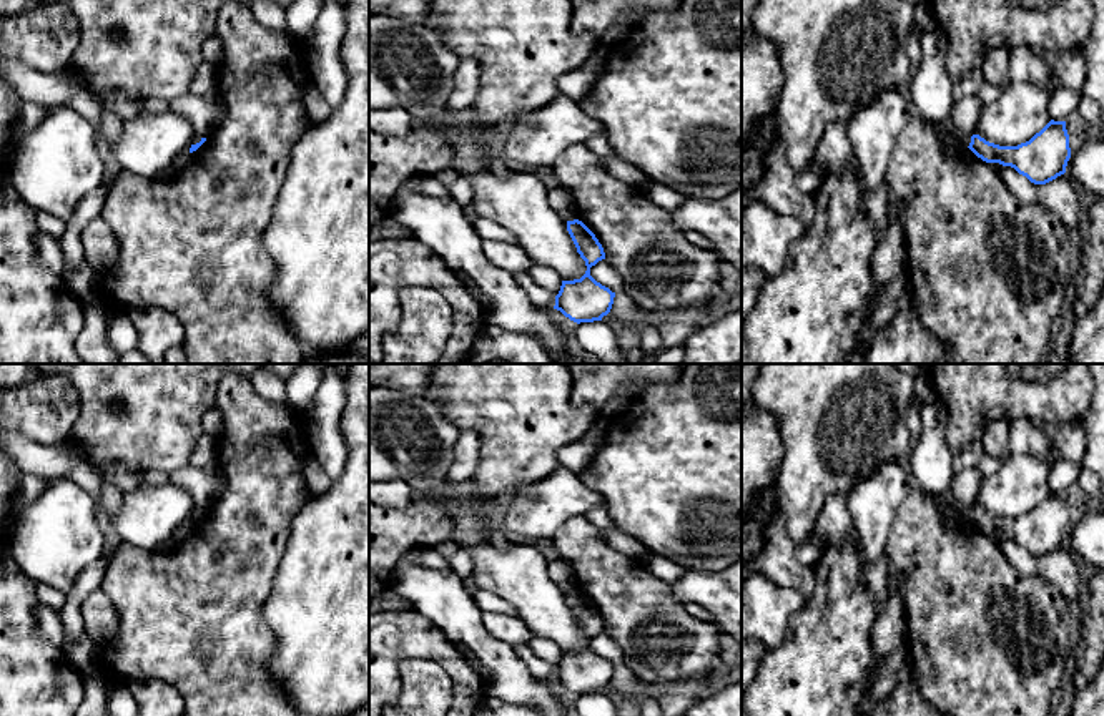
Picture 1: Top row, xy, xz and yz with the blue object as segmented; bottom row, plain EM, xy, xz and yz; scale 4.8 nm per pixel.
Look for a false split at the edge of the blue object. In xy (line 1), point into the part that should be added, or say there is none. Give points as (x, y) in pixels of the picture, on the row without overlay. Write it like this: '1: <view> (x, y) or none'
1: none

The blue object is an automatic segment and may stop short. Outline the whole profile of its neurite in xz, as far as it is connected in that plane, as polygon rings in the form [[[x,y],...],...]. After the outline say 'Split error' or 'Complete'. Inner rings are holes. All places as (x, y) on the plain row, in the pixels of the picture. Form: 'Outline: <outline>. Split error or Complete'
Outline: [[[579,591],[567,593],[567,603],[577,625],[585,633],[587,643],[580,651],[562,653],[554,681],[577,696],[602,693],[612,681],[615,665],[597,655],[590,648],[590,640],[605,631],[604,620]]]. Complete

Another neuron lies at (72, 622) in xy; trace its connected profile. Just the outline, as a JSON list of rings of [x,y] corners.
[[[108,537],[110,550],[83,570],[71,591],[67,595],[67,601],[60,610],[65,643],[75,643],[86,636],[85,621],[80,613],[80,603],[88,593],[100,590],[110,562],[110,553],[116,543],[120,543],[116,538]]]

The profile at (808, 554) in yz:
[[[816,538],[796,547],[796,558],[806,566],[813,566],[820,560],[821,553],[823,545]]]

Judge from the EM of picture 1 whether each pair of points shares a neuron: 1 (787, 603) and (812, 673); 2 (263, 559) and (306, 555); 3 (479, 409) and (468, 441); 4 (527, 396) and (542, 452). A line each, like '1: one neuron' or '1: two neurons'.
1: two neurons
2: two neurons
3: two neurons
4: one neuron

